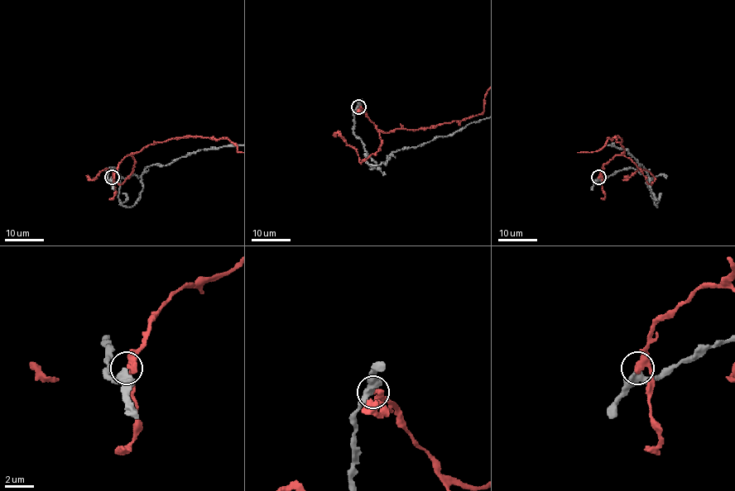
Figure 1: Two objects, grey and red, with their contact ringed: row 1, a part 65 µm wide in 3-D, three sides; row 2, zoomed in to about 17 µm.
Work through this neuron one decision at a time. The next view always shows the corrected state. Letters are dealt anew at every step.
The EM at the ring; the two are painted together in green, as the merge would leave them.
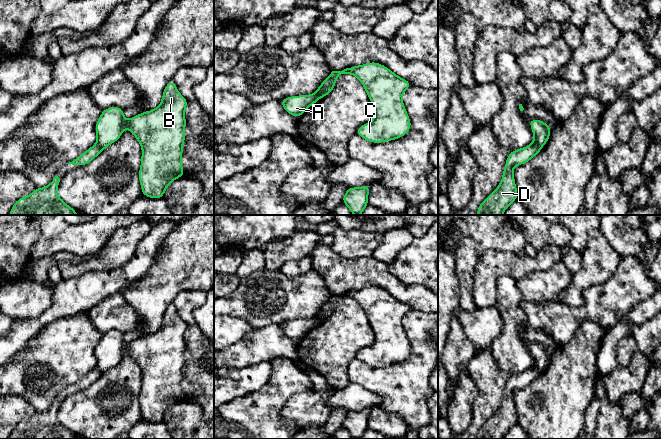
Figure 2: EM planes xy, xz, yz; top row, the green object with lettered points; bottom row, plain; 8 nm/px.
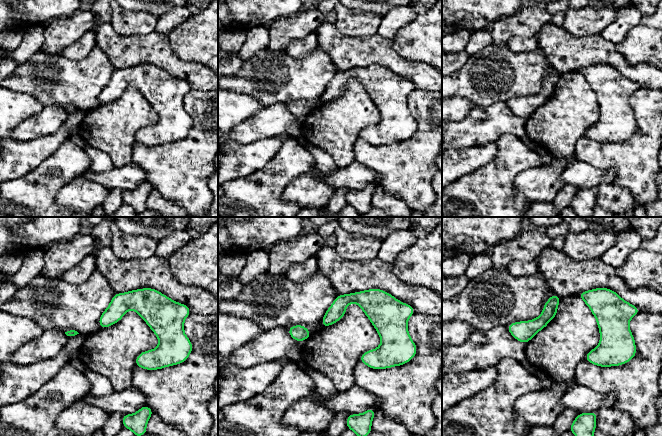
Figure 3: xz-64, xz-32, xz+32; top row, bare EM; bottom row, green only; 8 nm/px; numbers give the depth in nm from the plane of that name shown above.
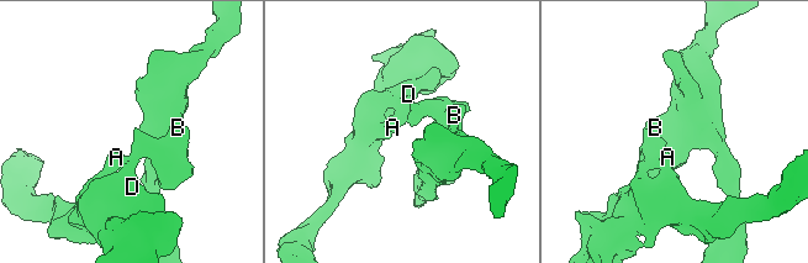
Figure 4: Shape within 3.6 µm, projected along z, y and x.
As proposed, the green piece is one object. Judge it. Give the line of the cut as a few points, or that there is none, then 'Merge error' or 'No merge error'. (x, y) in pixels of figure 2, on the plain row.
Split along xz (322, 307), (320, 321). Merge error

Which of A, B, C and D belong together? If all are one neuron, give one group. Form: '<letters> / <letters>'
A D / B C

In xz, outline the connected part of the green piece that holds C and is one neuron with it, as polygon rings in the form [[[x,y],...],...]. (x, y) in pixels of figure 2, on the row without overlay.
[[[377,286],[332,295],[322,306],[320,321],[330,318],[341,298],[350,298],[362,307],[374,332],[371,346],[361,349],[356,359],[372,367],[382,367],[405,360],[411,352],[411,344],[402,325],[404,316],[412,308],[386,290]]]

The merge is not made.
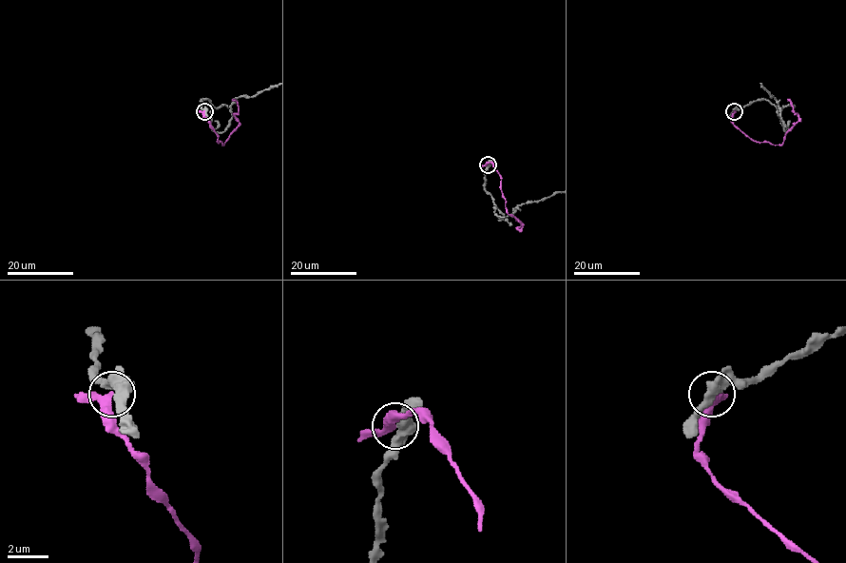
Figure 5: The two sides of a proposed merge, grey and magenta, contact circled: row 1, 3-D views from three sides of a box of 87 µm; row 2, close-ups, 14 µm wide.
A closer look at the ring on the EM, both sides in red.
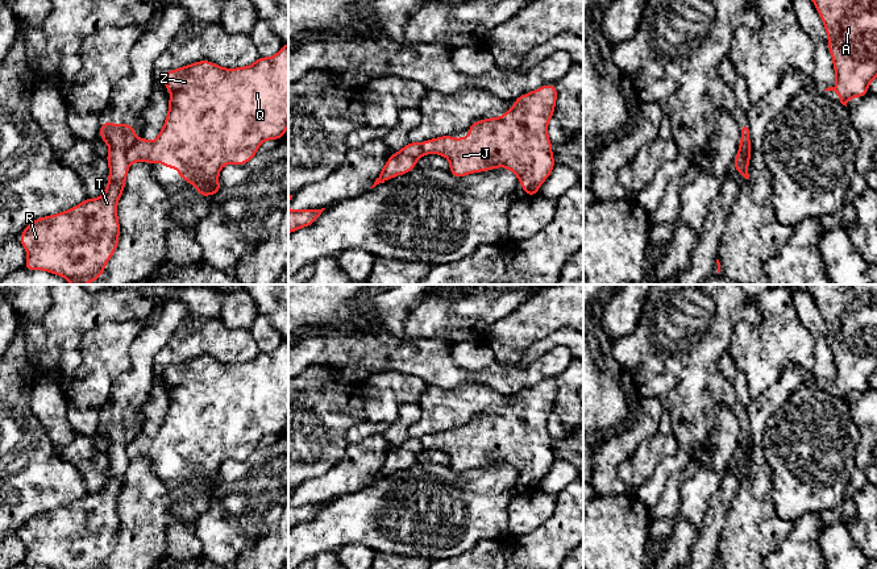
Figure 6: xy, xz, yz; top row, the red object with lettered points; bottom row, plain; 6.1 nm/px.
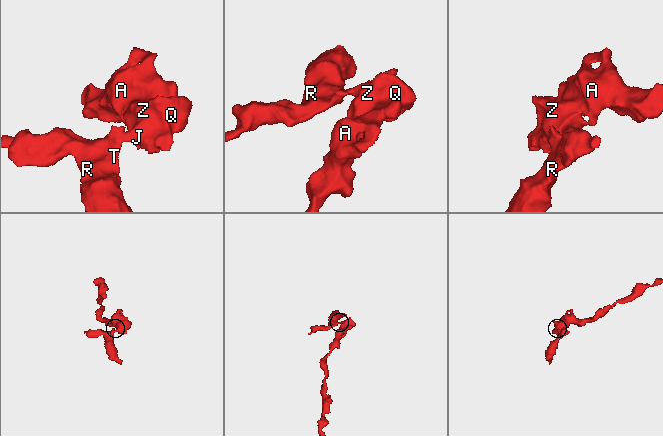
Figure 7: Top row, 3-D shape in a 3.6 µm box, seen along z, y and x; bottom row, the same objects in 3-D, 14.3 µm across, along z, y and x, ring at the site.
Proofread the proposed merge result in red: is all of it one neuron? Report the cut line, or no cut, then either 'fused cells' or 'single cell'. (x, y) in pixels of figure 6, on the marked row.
xy (134, 140), (127, 153), (128, 162) | fused cells

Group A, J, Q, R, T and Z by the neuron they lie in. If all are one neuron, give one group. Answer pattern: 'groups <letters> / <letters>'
groups A J Q Z / R T

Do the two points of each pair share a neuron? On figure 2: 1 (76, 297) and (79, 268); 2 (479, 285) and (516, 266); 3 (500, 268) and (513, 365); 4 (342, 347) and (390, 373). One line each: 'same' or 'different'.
1: different
2: same
3: different
4: different

